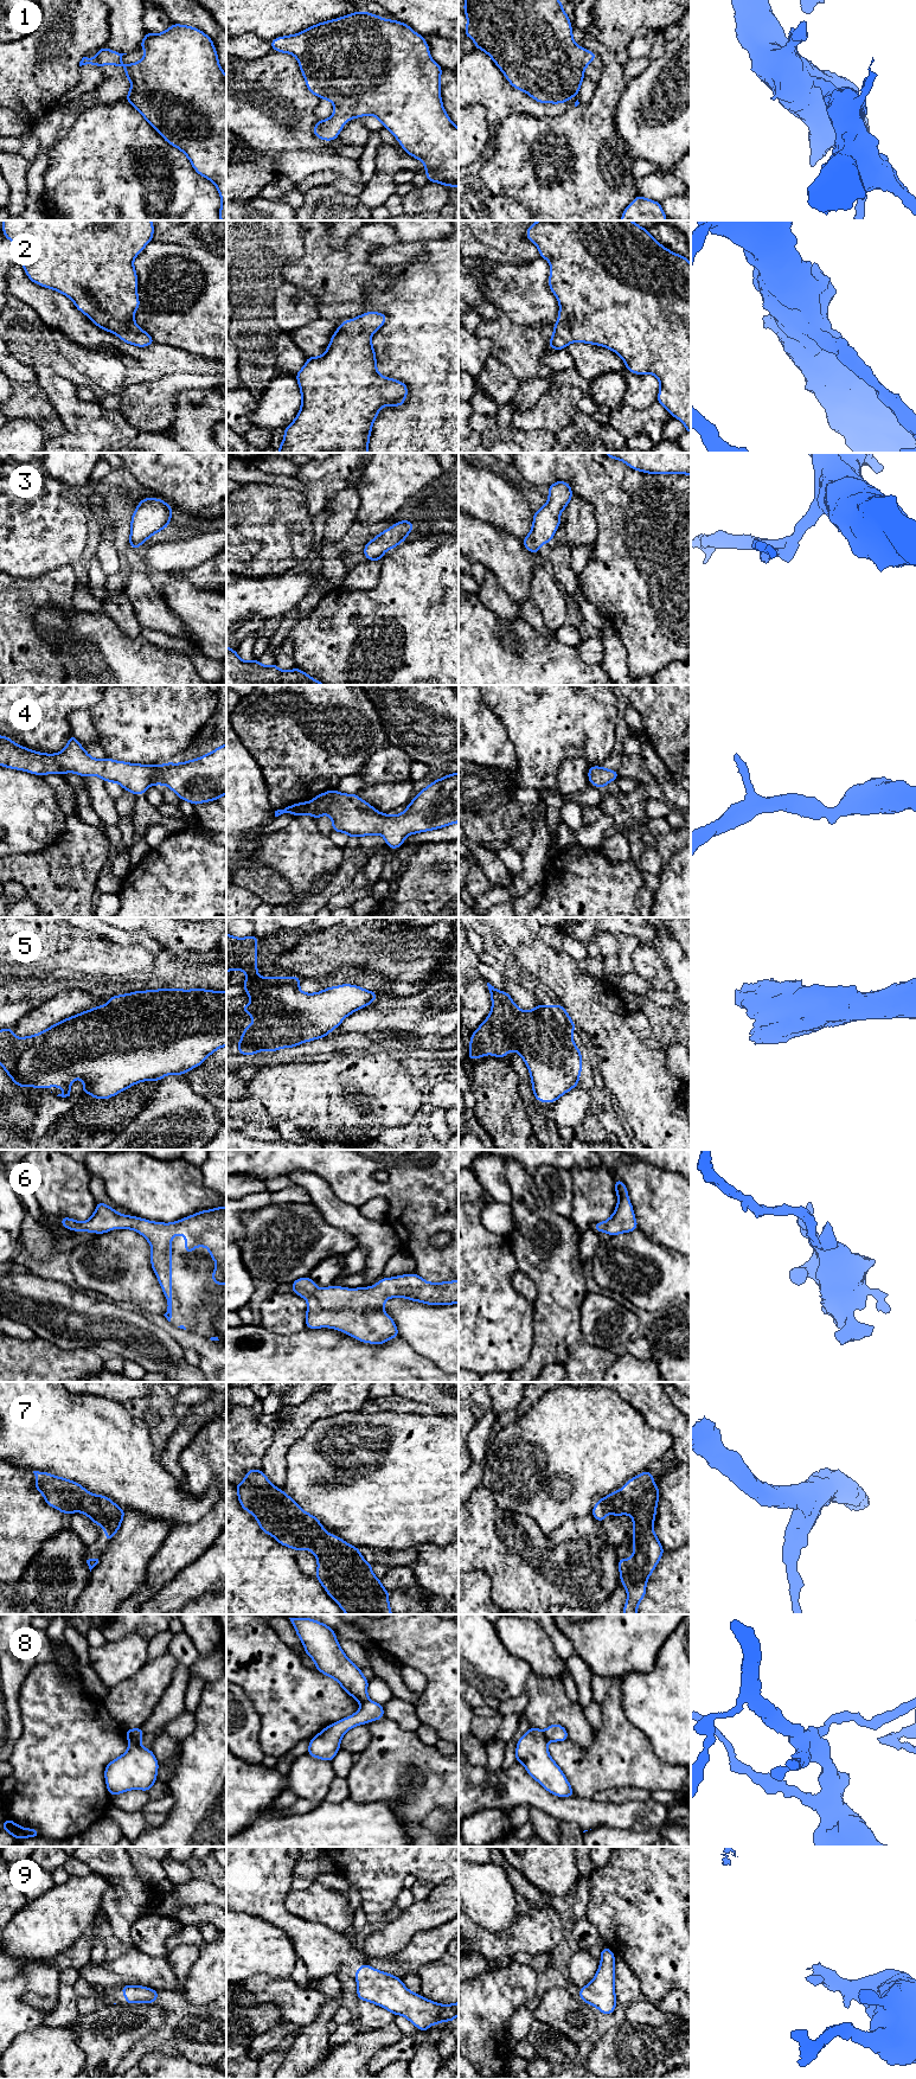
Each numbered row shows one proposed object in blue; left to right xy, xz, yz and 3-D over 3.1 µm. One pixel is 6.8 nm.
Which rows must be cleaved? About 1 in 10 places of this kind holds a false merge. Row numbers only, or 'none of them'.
8

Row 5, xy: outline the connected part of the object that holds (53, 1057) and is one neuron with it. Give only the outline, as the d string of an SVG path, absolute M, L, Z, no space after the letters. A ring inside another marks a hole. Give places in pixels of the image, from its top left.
M159 989L148 990L133 993L124 993L122 996L113 996L108 999L105 1005L98 1005L88 1011L83 1011L78 1015L69 1017L58 1022L57 1024L49 1026L45 1031L38 1032L33 1036L25 1036L18 1038L13 1034L13 1028L0 1029L0 1066L6 1070L8 1076L12 1079L18 1087L36 1087L36 1088L49 1088L49 1087L63 1087L64 1092L57 1096L66 1098L70 1096L72 1089L70 1088L71 1082L76 1079L84 1081L81 1092L90 1094L94 1099L107 1100L110 1096L117 1095L120 1092L128 1089L133 1085L142 1081L159 1081L166 1075L182 1075L188 1070L203 1064L203 1062L212 1055L214 1050L218 1050L226 1045L226 991L211 991L211 990L181 990L181 989Z

